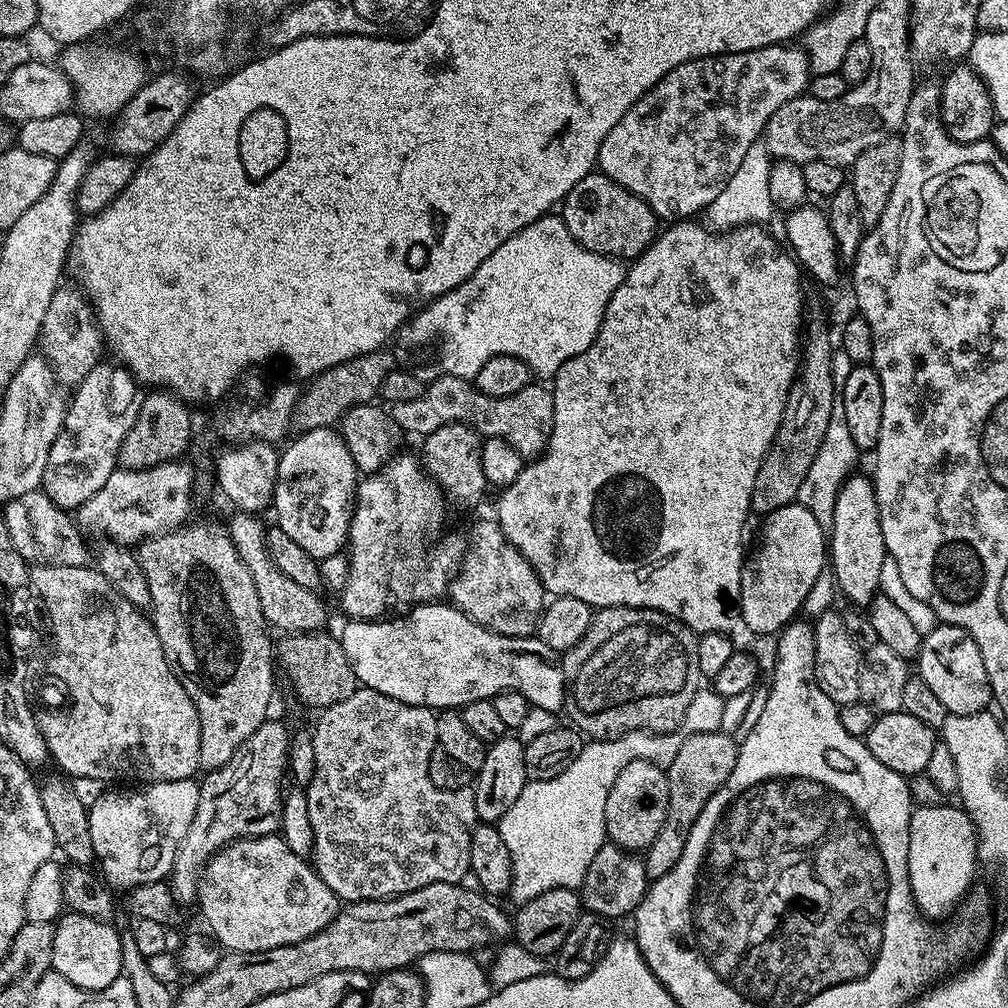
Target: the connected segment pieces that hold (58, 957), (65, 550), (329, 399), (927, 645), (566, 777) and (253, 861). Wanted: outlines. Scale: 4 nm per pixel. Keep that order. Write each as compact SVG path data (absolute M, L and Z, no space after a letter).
M65 911L54 924L51 971L62 974L82 990L102 990L123 973L122 937L107 920L86 918L86 914Z
M37 490L30 494L21 494L18 498L7 501L3 505L2 519L6 522L6 534L10 534L10 542L14 550L29 565L49 564L50 566L85 567L88 560L88 544L84 541L85 533L79 523L72 520L67 511L44 493Z
M377 350L354 358L350 362L342 362L333 368L327 368L311 381L309 388L305 387L296 403L292 415L292 428L297 433L309 432L315 428L327 428L339 425L340 419L359 404L375 401L380 394L380 387L388 372L393 371L392 356L388 350Z
M937 623L936 628L921 639L919 664L918 674L922 678L922 682L926 682L926 686L930 686L931 692L938 697L938 702L942 702L942 706L946 706L946 710L951 715L983 712L993 703L990 682L986 678L986 665L982 662L981 652L978 651L978 642L974 642L974 638L970 638L970 634L966 634L966 630L953 624Z
M701 686L694 698L690 698L690 706L686 706L686 714L676 731L634 730L613 740L589 739L578 758L574 758L562 774L545 780L529 780L514 806L498 821L502 842L506 842L512 859L510 896L516 899L515 903L525 904L530 898L555 888L579 889L586 870L590 870L590 862L594 862L594 854L606 843L606 798L622 766L639 760L661 766L674 762L686 738L720 731L724 702L725 697L719 696L715 687Z
M279 834L248 836L245 840L225 843L219 852L214 852L208 859L198 893L198 909L208 923L205 924L207 931L216 937L221 949L228 952L265 952L278 946L300 944L331 924L341 907L342 902L334 890L322 882L305 857L286 846L283 836Z

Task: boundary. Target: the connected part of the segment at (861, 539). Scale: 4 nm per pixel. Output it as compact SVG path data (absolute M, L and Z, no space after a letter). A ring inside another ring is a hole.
M860 475L849 476L838 490L838 502L834 502L834 518L830 525L830 571L839 595L843 599L845 596L852 606L866 606L878 595L886 555L876 486L869 477L867 480Z

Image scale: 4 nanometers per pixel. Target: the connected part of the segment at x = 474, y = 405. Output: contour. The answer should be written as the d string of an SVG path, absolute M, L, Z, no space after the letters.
M439 375L425 387L419 398L413 398L410 402L393 404L390 411L394 422L398 422L401 433L404 434L417 432L417 437L423 438L434 434L434 430L438 430L438 426L446 426L450 422L463 422L463 424L470 425L475 432L480 433L481 437L497 436L510 442L510 446L514 446L514 450L518 450L518 454L522 454L526 458L535 458L547 448L548 439L554 426L554 398L551 391L545 385L543 388L539 383L527 384L522 390L518 390L518 394L506 394L506 398L494 398L482 394L469 381L462 378Z

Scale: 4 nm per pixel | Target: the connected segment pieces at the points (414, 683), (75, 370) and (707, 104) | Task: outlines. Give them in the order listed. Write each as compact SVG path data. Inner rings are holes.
M429 602L426 604L417 604L409 607L405 616L400 616L397 620L388 620L389 618L377 618L375 620L353 620L347 621L341 632L338 632L338 639L350 666L354 670L357 681L363 687L370 690L376 690L381 694L386 694L389 698L397 699L398 702L413 704L418 707L426 707L433 710L460 710L464 705L479 700L491 700L493 696L504 690L518 690L528 700L529 705L534 708L559 713L564 708L564 666L561 657L540 641L539 638L532 636L503 636L497 632L492 632L489 628L483 628L478 622L474 622L467 616L461 608L457 608L448 602Z
M75 283L67 284L57 288L54 298L50 298L50 306L46 309L46 318L42 322L38 348L51 366L57 384L72 390L84 381L86 374L90 374L94 366L98 366L105 359L106 345L104 333L96 323L88 293Z
M771 44L749 52L727 52L725 56L703 56L697 60L686 62L682 66L670 70L670 74L663 76L644 97L638 102L634 102L634 106L630 106L630 110L626 110L626 114L622 114L618 126L614 126L614 130L610 130L610 134L606 134L606 138L600 143L599 171L614 182L618 182L618 186L630 190L630 194L642 198L652 207L652 213L661 221L680 222L685 218L695 217L692 216L695 212L703 213L708 205L714 202L714 198L718 198L718 194L722 194L722 186L726 186L726 182L730 182L734 170L738 170L742 158L746 158L750 146L763 137L764 128L772 115L782 106L786 106L786 102L805 95L809 79L808 56L804 53L803 47L788 44Z

